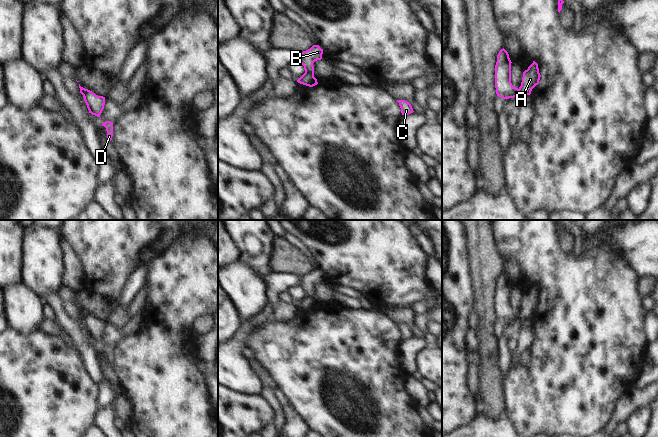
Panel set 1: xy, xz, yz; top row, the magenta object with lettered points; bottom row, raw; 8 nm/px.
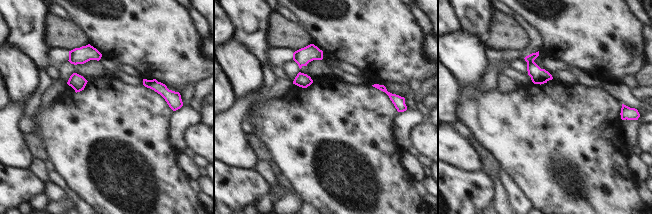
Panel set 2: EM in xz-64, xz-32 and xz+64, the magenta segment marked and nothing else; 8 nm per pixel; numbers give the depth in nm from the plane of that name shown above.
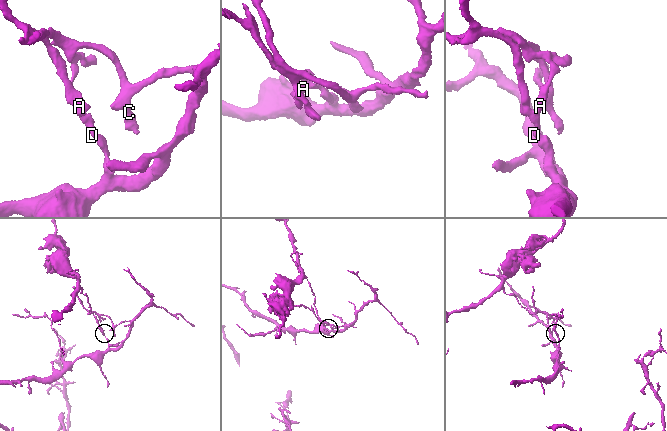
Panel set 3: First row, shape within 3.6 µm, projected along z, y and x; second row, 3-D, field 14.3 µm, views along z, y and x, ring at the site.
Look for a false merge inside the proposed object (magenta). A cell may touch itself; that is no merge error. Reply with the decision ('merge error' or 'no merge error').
merge error

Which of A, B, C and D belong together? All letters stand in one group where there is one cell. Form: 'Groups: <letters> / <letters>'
Groups: A C / B D

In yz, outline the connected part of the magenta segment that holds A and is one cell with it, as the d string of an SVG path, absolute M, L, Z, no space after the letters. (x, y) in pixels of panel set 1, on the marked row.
M533 61L528 69L523 72L521 86L519 87L519 95L521 97L530 95L532 89L539 84L540 77L538 64Z

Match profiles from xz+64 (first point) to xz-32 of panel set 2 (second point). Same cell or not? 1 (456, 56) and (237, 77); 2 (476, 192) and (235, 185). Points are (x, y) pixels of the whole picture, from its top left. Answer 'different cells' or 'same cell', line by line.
1: same cell
2: same cell

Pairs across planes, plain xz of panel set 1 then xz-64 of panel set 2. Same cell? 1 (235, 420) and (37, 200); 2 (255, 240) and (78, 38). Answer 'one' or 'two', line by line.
1: two
2: two

